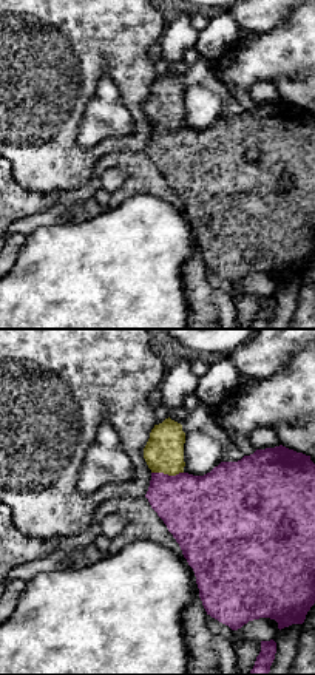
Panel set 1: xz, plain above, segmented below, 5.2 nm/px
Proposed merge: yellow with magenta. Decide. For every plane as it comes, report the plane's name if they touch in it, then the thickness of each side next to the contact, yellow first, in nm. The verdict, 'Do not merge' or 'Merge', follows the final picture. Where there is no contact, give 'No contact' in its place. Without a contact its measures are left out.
Touches yellow in xz. Thickness 200 nm (yellow) against 360 nm

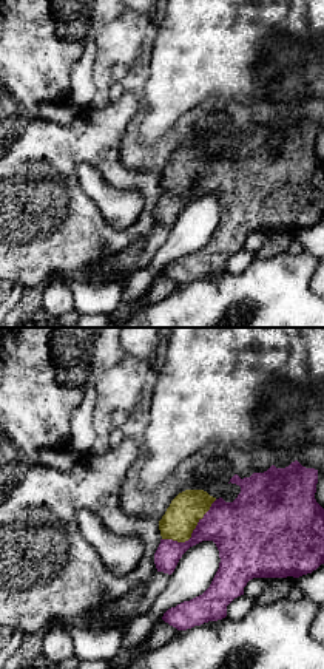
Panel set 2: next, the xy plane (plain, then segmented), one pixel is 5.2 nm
Touches yellow in xy. Thickness 180 nm (yellow) against 300 nm

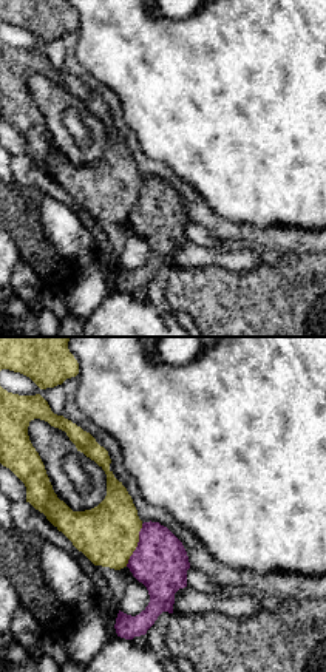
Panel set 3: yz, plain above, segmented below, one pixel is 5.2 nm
Touches yellow in yz. Thickness 320 nm (yellow) against 280 nm

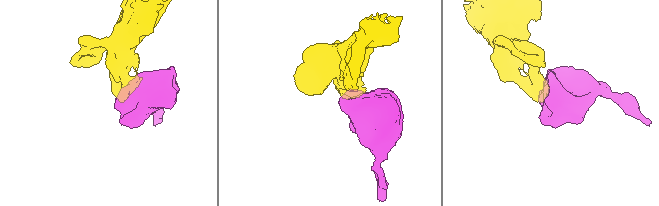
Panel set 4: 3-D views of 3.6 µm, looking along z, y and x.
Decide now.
Do not merge

